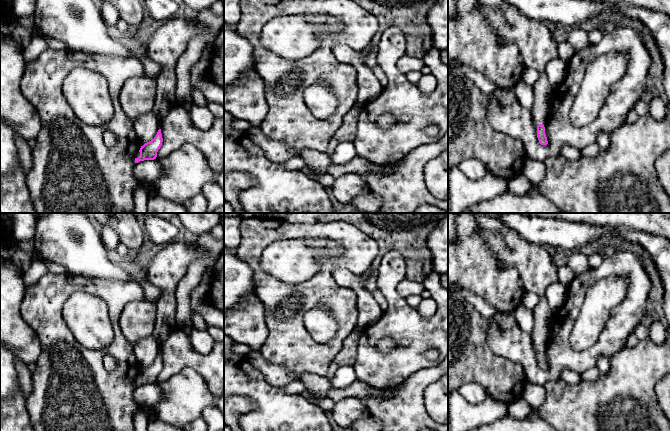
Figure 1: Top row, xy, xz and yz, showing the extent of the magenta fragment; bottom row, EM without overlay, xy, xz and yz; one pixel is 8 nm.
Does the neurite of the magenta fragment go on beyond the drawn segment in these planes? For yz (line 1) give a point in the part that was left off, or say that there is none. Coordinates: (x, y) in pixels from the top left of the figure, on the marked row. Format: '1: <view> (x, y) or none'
1: yz (537, 46)

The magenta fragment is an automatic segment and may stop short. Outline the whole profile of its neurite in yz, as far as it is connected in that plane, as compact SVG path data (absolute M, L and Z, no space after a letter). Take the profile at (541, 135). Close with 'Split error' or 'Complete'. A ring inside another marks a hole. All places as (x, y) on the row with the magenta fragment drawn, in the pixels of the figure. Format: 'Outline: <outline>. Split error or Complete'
Outline: M477 0L483 16L497 33L502 43L513 43L519 48L524 67L532 67L540 74L533 85L532 118L541 145L547 145L546 119L555 89L546 76L546 64L558 57L558 43L542 21L532 20L504 0Z. Split error

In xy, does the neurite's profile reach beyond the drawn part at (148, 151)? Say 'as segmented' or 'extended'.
extended

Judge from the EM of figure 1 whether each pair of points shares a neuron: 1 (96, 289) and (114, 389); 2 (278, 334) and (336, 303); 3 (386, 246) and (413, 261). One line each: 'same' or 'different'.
1: same
2: same
3: same

